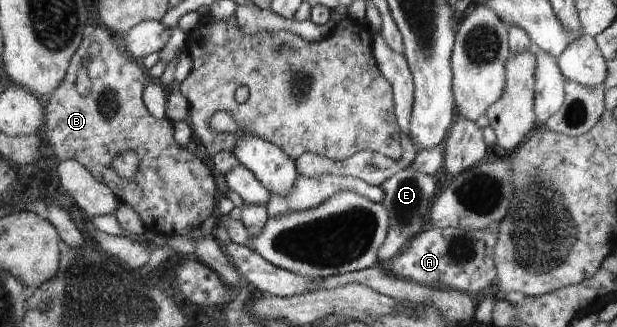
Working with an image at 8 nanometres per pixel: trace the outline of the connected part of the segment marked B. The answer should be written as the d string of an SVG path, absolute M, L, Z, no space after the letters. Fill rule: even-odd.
M96 27L90 28L84 34L80 47L76 50L76 53L71 57L70 64L66 70L66 75L64 79L60 82L60 85L47 96L43 97L43 111L44 111L44 127L42 129L43 136L49 141L49 144L54 150L54 155L57 155L58 161L66 160L76 160L81 163L91 174L96 181L103 183L106 187L110 188L110 191L119 199L120 203L124 202L128 204L138 215L140 219L144 222L144 225L148 229L148 233L161 239L172 237L174 235L189 235L189 232L196 230L202 224L210 224L214 217L217 215L214 207L216 207L216 183L214 182L214 177L212 176L212 171L208 170L208 167L200 158L194 155L194 153L189 152L186 148L181 148L176 141L174 141L174 123L168 118L155 118L151 116L146 105L144 105L144 100L142 97L144 88L146 84L154 81L155 78L150 76L150 73L143 67L140 62L134 60L122 47L119 47L114 39L114 34L109 31L106 27ZM84 67L88 79L92 82L92 89L88 95L80 95L76 90L76 77L78 77L78 71ZM126 152L134 152L138 156L138 171L134 175L133 180L125 180L120 177L112 169L112 162L116 156L122 155Z

